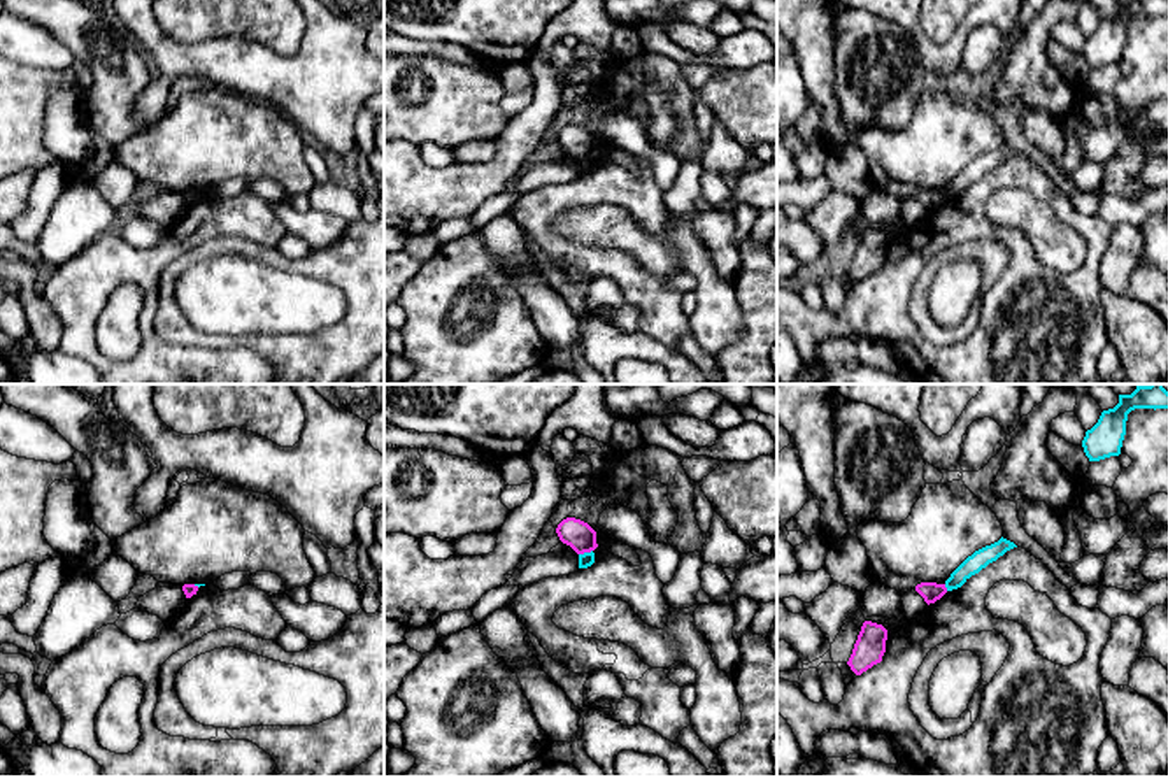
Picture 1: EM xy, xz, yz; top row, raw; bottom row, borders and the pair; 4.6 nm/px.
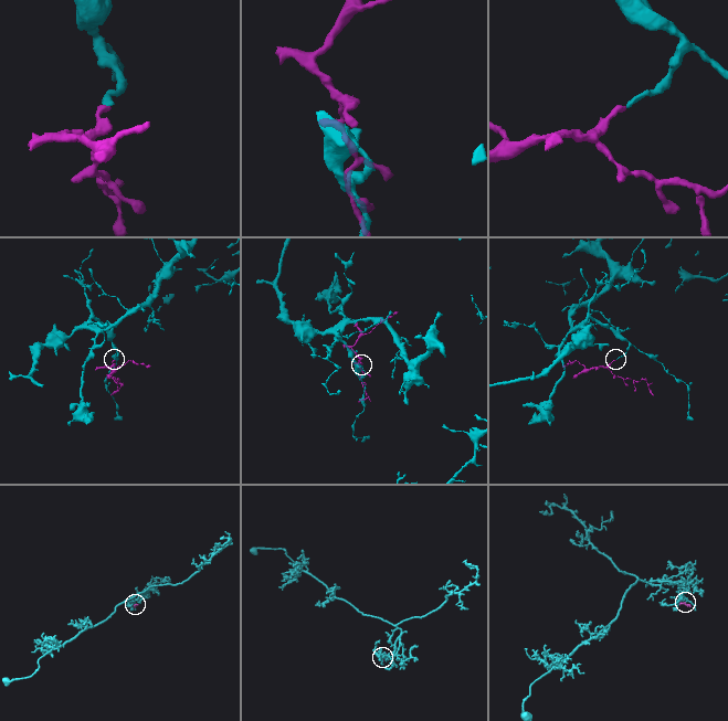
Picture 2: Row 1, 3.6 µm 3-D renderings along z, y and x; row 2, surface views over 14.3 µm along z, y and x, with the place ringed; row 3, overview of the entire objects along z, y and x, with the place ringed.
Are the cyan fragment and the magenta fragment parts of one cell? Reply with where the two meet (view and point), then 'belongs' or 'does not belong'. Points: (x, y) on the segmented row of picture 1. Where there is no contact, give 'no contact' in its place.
contact xz (584, 553); does not belong

